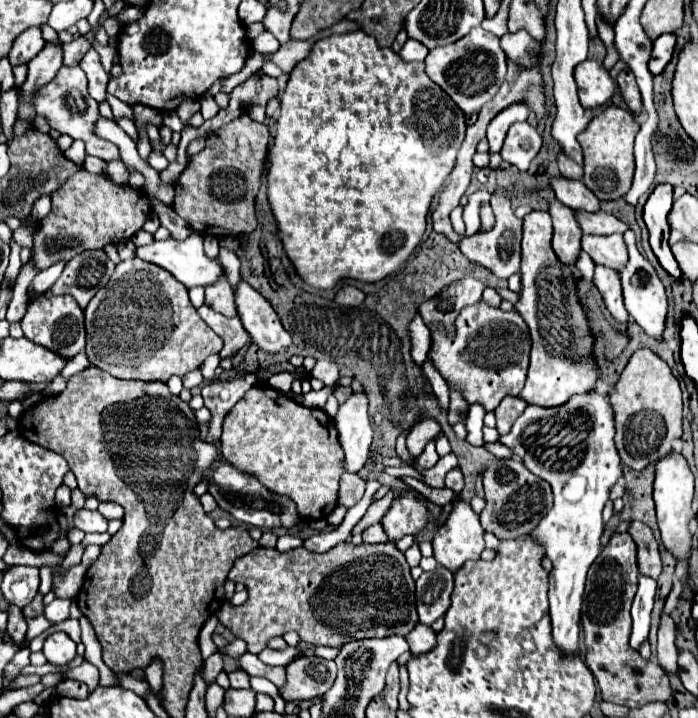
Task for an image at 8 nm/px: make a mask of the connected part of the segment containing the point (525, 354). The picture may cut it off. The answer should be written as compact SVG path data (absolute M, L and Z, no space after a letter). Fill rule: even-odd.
M478 301L460 311L456 319L456 335L448 337L440 325L432 331L430 359L440 375L460 387L468 403L482 403L486 411L498 407L502 397L520 395L530 361L528 325L516 311L502 311Z

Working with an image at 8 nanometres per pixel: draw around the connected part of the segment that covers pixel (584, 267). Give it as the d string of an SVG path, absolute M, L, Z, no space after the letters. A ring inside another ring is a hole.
M584 251L580 253L580 259L576 261L576 267L578 267L584 281L588 281L588 283L594 281L594 261L590 259L588 253L584 253Z

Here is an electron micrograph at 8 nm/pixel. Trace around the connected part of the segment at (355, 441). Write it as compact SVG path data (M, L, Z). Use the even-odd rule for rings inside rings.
M352 395L346 403L342 403L334 421L338 441L344 451L344 471L360 471L372 445L372 425L366 395Z

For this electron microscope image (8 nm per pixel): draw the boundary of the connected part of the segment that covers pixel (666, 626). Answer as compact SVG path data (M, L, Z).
M662 611L662 623L660 623L660 631L658 631L658 663L662 665L664 671L672 673L672 675L678 675L678 647L674 645L674 623L672 623L672 617L666 615Z

